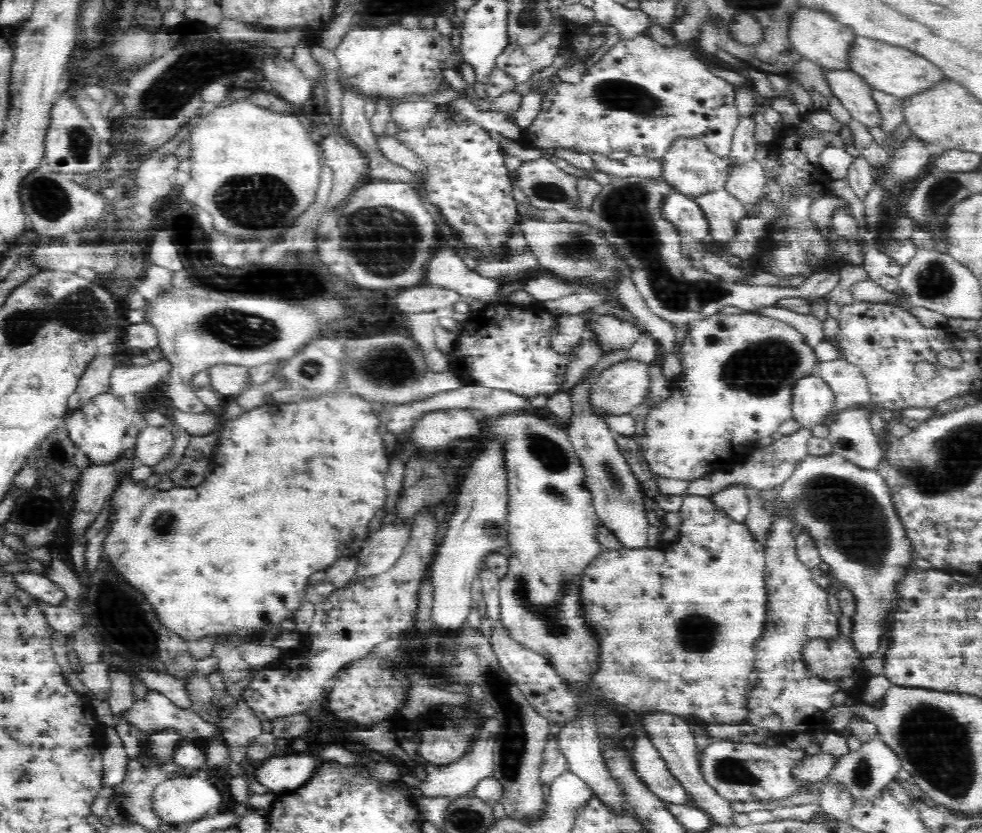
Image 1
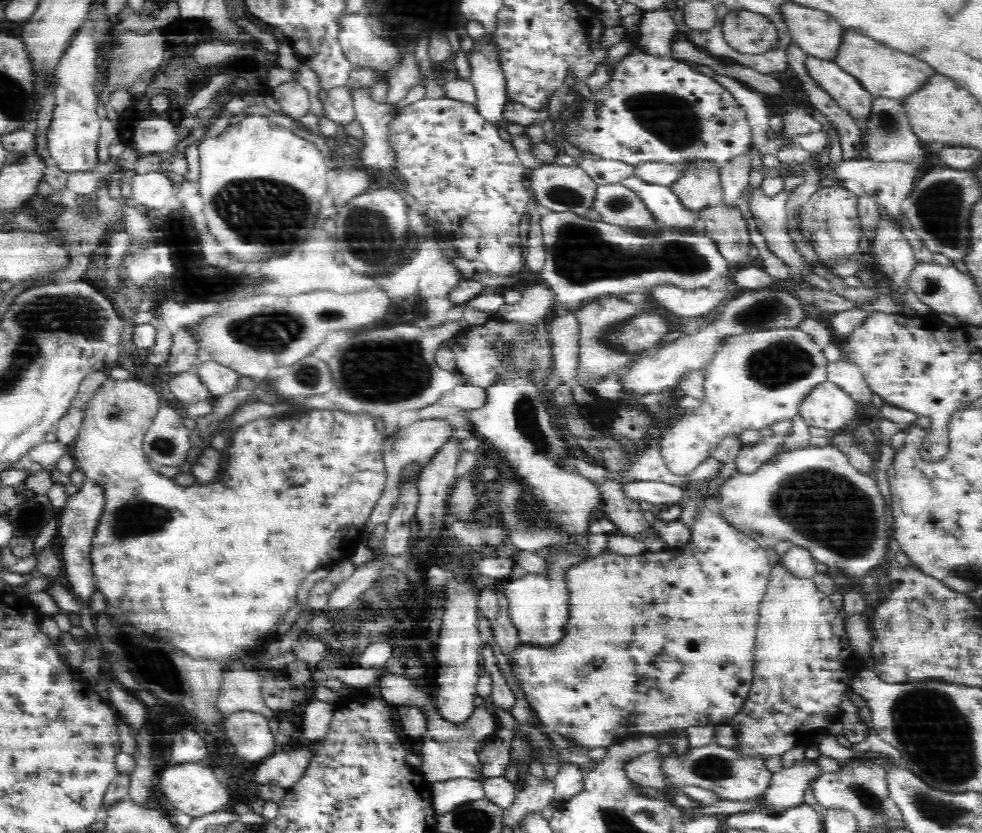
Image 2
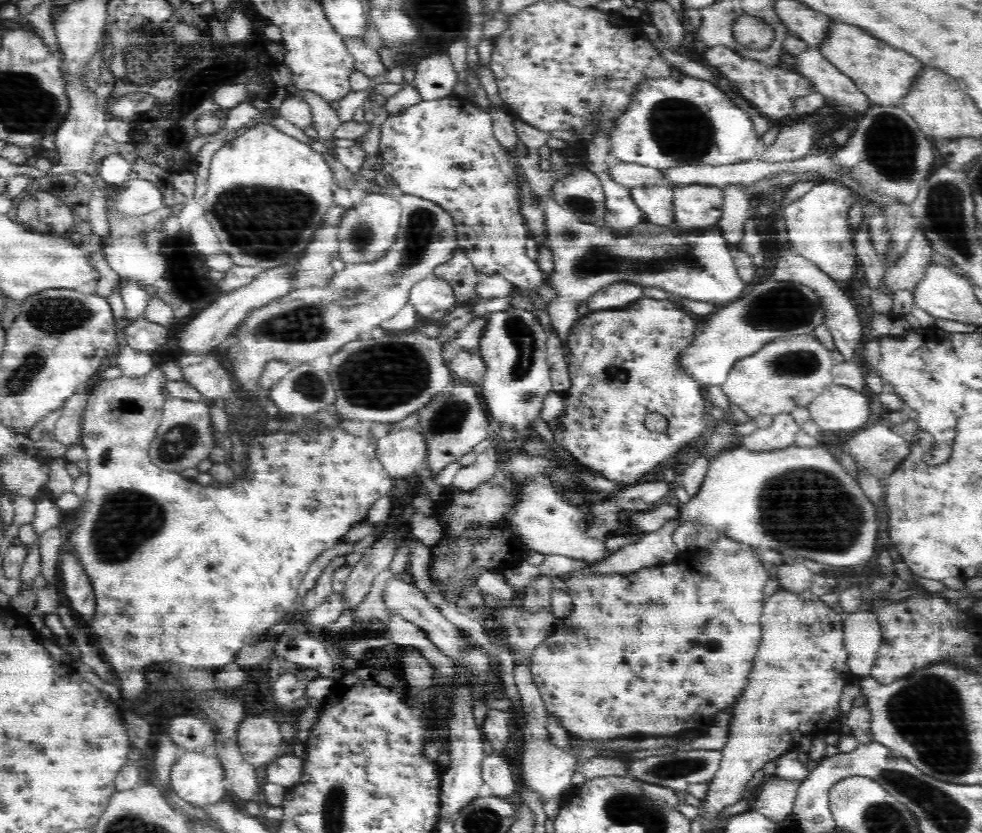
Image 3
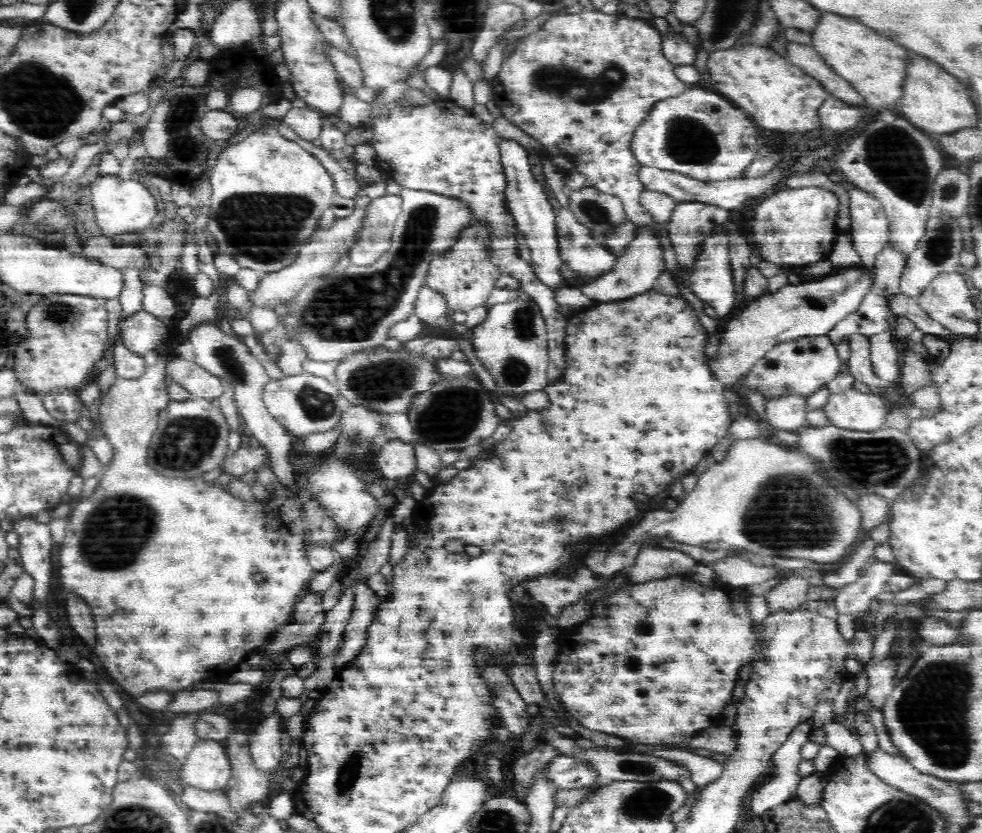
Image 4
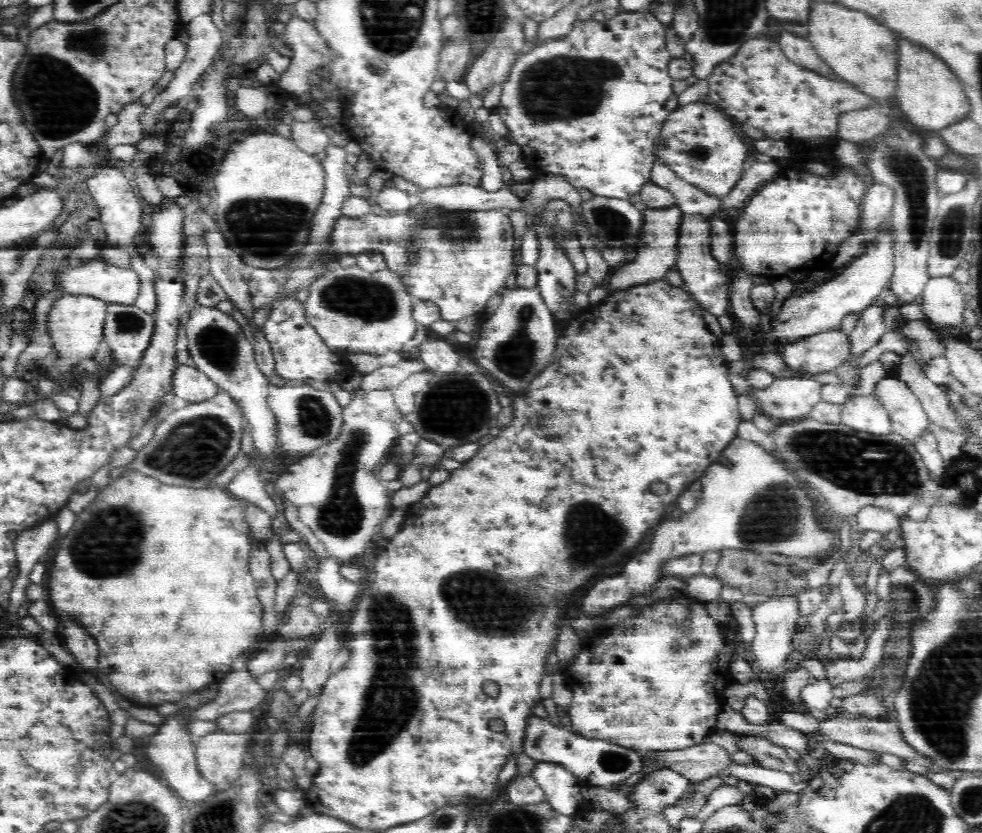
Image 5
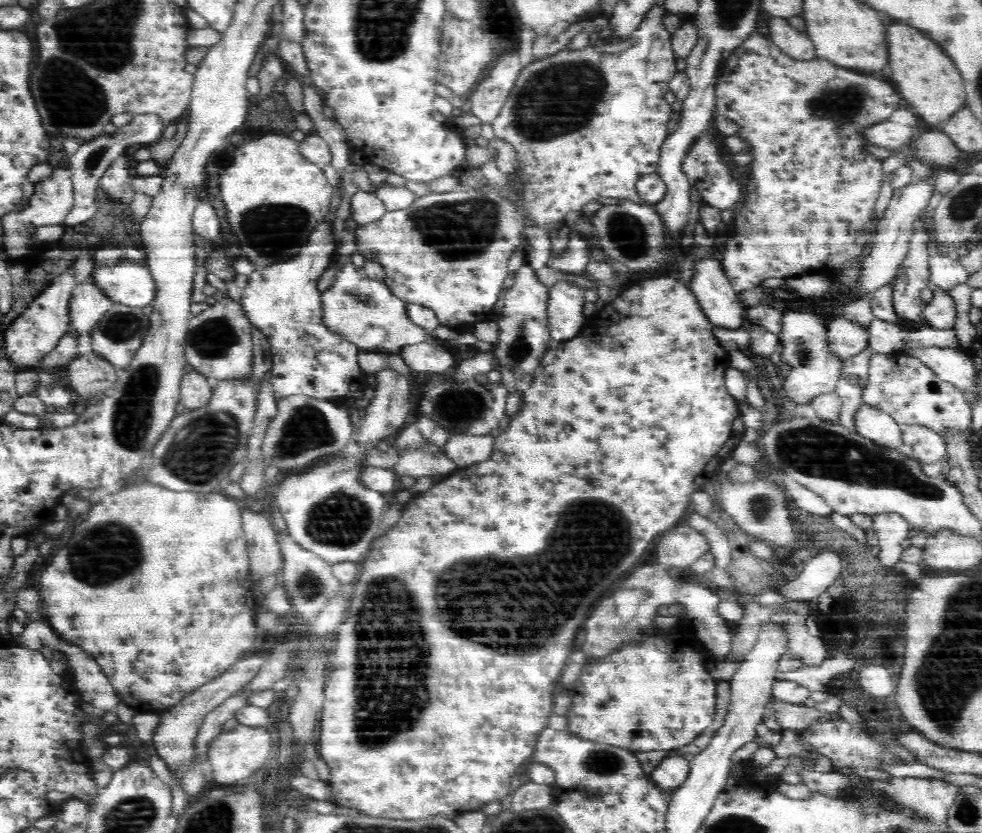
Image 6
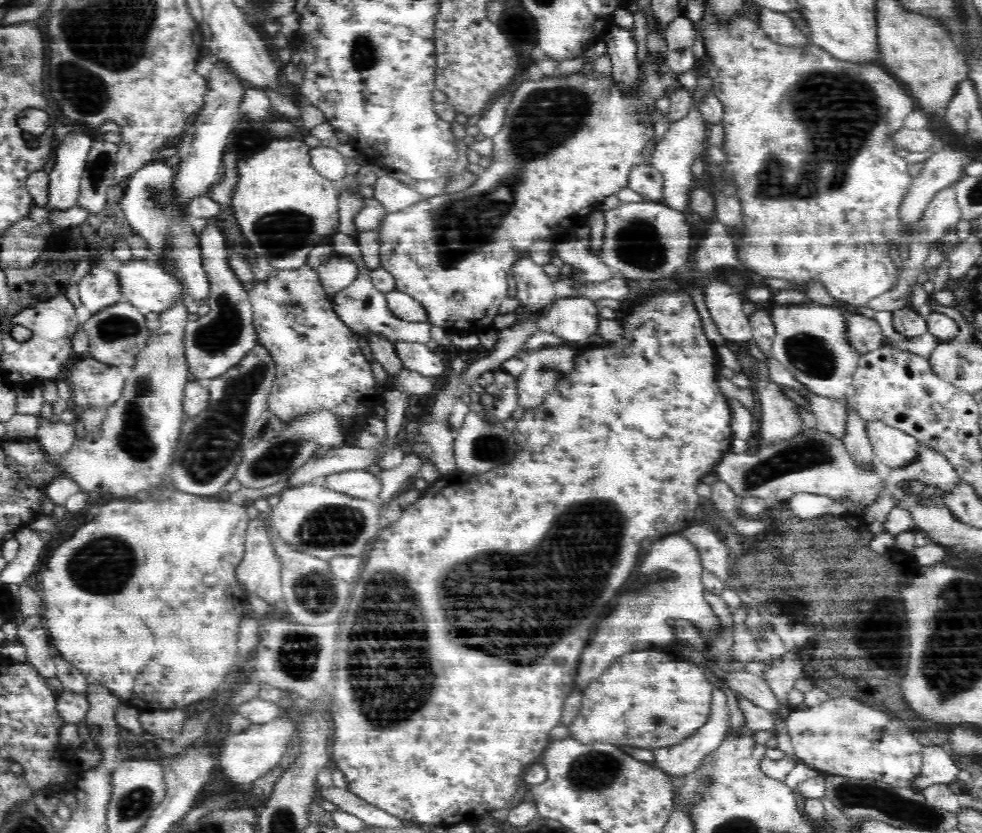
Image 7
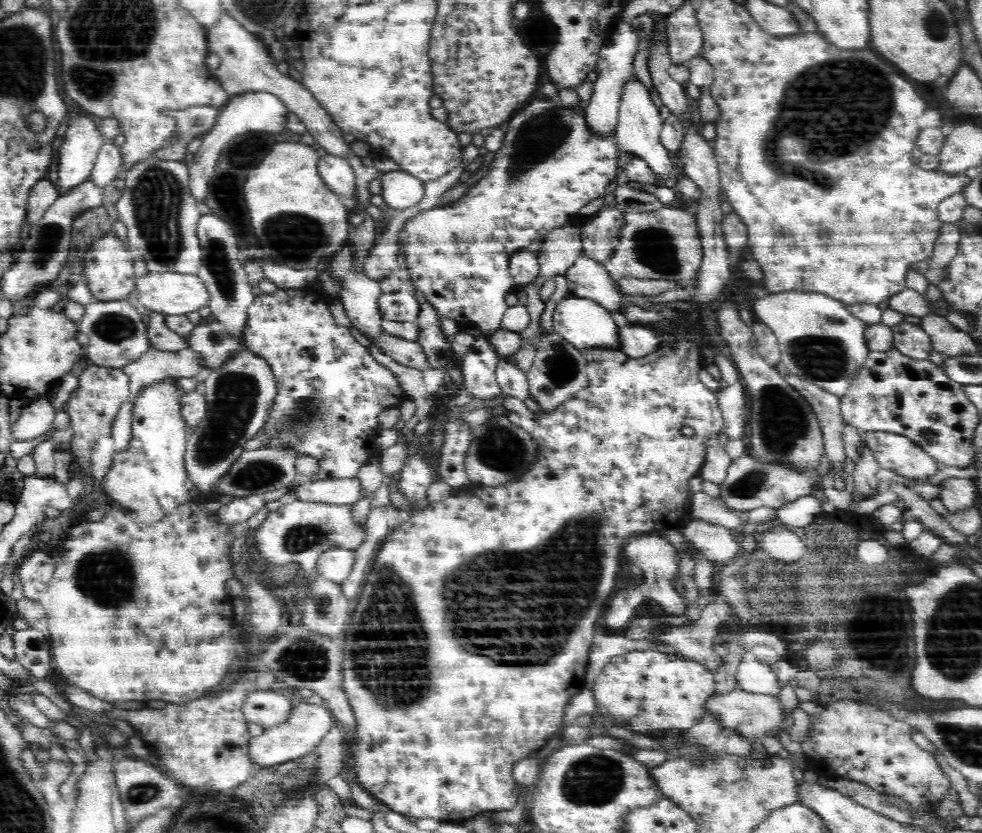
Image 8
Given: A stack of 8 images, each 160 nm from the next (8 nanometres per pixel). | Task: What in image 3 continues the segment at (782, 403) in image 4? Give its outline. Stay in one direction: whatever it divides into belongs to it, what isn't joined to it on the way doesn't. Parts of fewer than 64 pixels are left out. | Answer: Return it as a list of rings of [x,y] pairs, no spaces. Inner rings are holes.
[[[793,414],[773,418],[773,423],[767,428],[758,428],[751,434],[742,436],[738,447],[750,453],[767,453],[794,444],[796,434],[801,428]]]

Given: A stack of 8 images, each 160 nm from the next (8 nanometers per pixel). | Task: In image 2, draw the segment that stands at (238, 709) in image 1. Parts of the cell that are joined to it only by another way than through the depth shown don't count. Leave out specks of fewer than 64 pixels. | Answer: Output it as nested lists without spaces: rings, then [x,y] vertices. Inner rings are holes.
[[[239,712],[224,716],[223,733],[236,749],[240,760],[262,762],[278,746],[269,730],[269,720],[256,712]]]

